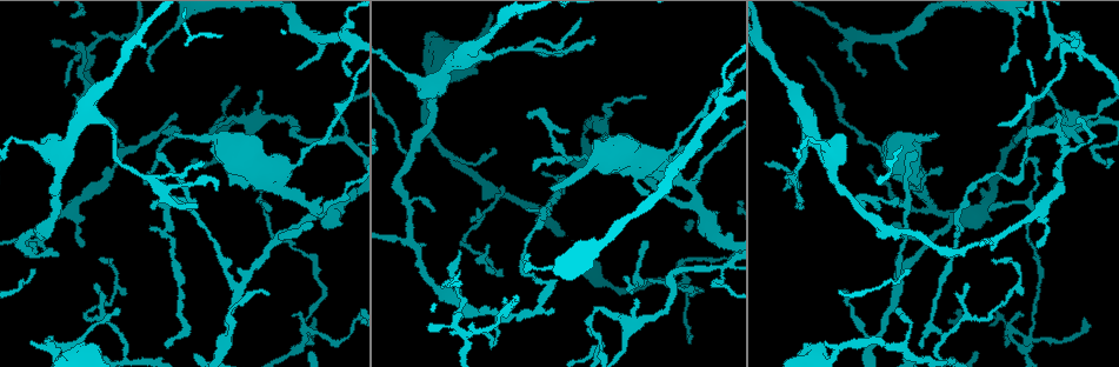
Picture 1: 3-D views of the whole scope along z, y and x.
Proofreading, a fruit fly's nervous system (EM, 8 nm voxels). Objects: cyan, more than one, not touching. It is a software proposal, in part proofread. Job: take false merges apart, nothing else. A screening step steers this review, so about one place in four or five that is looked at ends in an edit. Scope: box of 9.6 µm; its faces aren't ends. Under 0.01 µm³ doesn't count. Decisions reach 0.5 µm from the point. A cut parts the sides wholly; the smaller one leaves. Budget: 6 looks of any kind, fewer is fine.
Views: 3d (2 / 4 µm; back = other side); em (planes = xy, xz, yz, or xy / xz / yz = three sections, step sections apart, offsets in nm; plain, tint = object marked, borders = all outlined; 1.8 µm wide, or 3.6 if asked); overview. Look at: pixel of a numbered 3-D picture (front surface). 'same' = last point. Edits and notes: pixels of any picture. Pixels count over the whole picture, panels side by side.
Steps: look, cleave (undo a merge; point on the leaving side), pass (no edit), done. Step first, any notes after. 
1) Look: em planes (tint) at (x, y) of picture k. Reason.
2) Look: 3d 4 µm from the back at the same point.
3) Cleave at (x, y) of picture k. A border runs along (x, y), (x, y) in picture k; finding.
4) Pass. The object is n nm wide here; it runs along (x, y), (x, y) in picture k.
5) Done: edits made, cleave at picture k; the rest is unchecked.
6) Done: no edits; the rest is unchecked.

Look: em xy step 16 (plain) at (78, 130) of picture 1. Calibre changes.

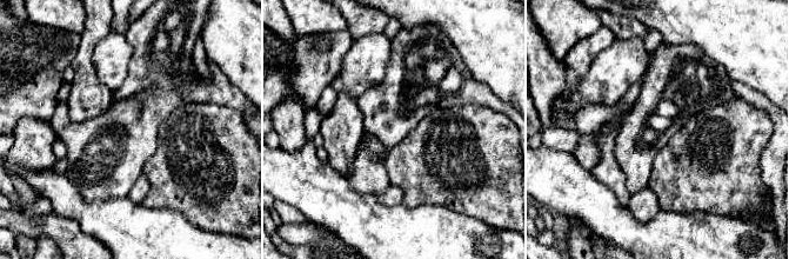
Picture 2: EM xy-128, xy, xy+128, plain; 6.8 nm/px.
Look: em xy step 16 (tint) at the same point. Where the object lies.

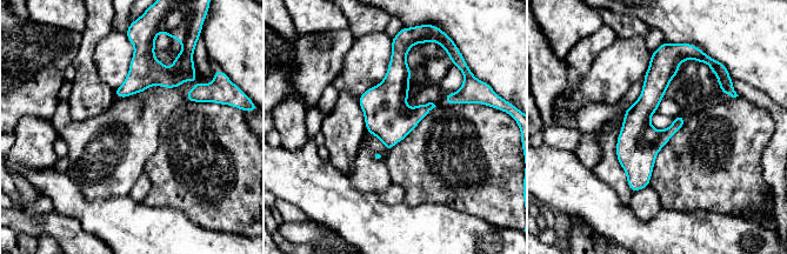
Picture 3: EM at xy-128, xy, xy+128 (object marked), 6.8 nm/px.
Pass. It runs along (654, 60), (634, 188) in picture 3; continuous, no second cell.

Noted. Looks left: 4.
Look: em planes (plain) at (591, 318) of picture 1.

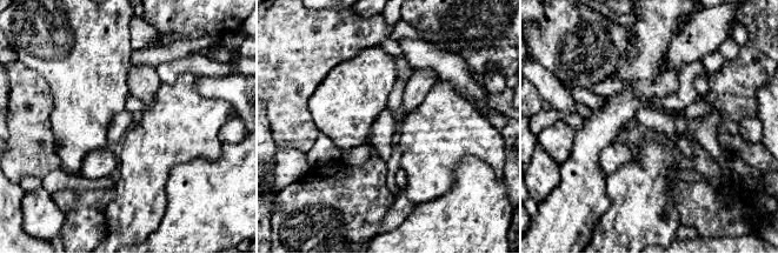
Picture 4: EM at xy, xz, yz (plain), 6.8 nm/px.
Look: em planes (tint) at the same point. Where the object lies.

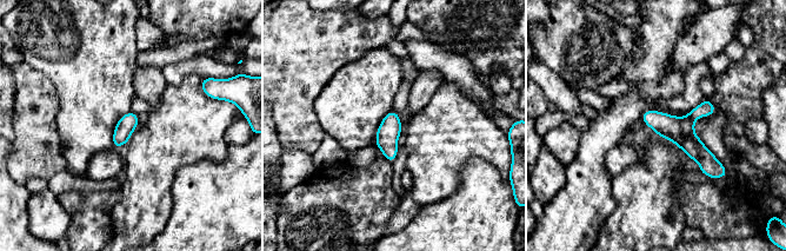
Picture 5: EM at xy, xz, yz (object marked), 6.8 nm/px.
Pass. The object is 140 nm wide here; it runs along (645, 116), (674, 129), (712, 169) in picture 5; one cell here.

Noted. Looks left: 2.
Look: em planes (tint) at (673, 271) of picture 1. Sharp bend.

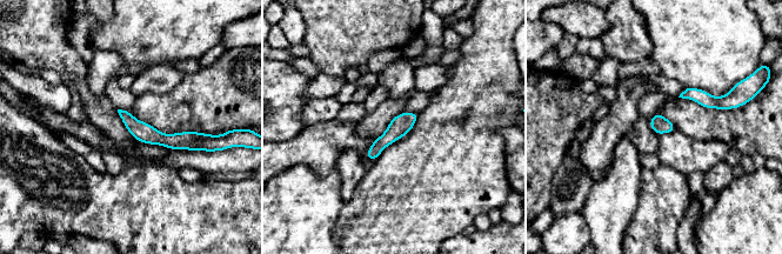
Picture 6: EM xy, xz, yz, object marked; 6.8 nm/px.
Pass. It runs along (122, 113), (160, 139), (200, 138) in picture 6; continuous, no second cell.

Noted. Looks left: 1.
Done: no edits; the rest is unchecked.

